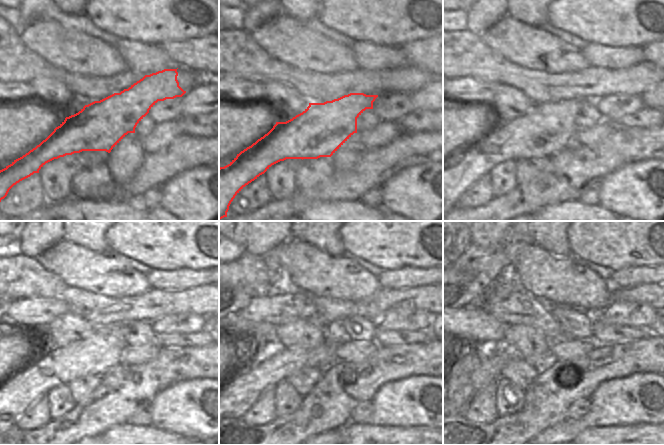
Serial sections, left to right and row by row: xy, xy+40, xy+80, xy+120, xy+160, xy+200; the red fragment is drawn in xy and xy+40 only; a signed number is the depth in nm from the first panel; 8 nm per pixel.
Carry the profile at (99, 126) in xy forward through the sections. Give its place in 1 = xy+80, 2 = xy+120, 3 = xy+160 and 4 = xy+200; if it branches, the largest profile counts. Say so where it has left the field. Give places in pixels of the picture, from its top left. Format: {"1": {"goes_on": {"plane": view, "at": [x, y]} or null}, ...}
{"1": {"goes_on": {"plane": "xy+80", "at": [545, 130]}}, "2": {"goes_on": {"plane": "xy+120", "at": [94, 355]}}, "3": {"goes_on": {"plane": "xy+160", "at": [240, 390]}}, "4": {"goes_on": {"plane": "xy+200", "at": [491, 365]}}}

